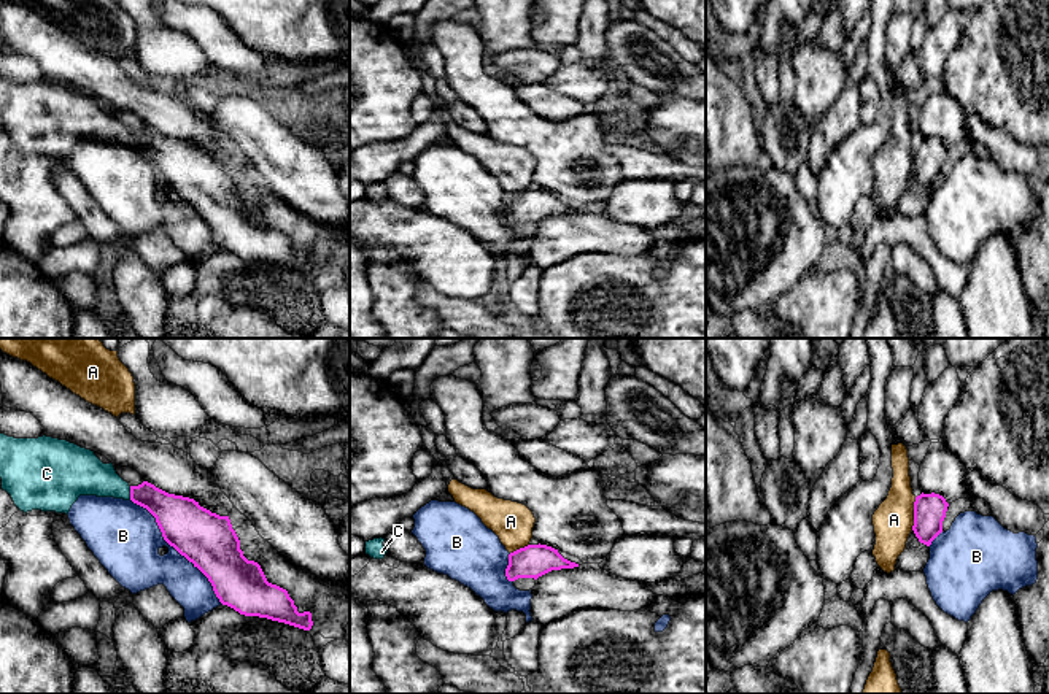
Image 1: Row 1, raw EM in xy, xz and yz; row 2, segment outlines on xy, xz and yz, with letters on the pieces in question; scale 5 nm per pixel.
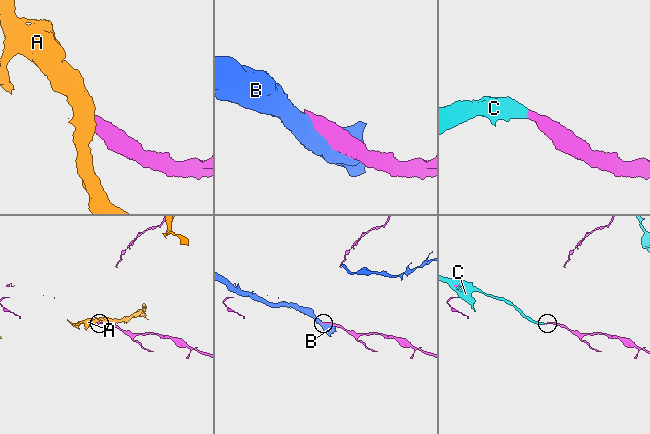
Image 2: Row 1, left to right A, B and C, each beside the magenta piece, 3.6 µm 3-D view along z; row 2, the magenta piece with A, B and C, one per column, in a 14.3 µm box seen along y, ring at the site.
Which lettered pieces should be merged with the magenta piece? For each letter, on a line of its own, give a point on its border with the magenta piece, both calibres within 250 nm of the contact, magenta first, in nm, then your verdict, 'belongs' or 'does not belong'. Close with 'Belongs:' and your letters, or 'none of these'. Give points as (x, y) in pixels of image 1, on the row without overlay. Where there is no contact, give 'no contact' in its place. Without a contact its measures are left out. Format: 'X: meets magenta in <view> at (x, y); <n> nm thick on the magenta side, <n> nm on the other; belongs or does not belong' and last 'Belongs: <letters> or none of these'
A: meets magenta in yz at (914, 158); 160 nm thick on the magenta side, 200 nm on the other; does not belong
B: meets magenta in xy at (177, 194); 280 nm thick on the magenta side, 320 nm on the other; does not belong
C: meets magenta in xy at (131, 137); 190 nm thick on the magenta side, 200 nm on the other; belongs
Belongs: C

